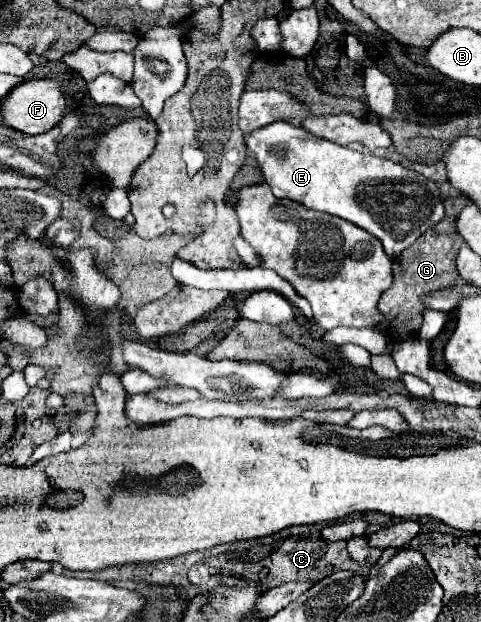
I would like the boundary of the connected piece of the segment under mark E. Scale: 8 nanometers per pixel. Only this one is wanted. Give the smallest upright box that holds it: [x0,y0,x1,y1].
[244,122,444,258]

